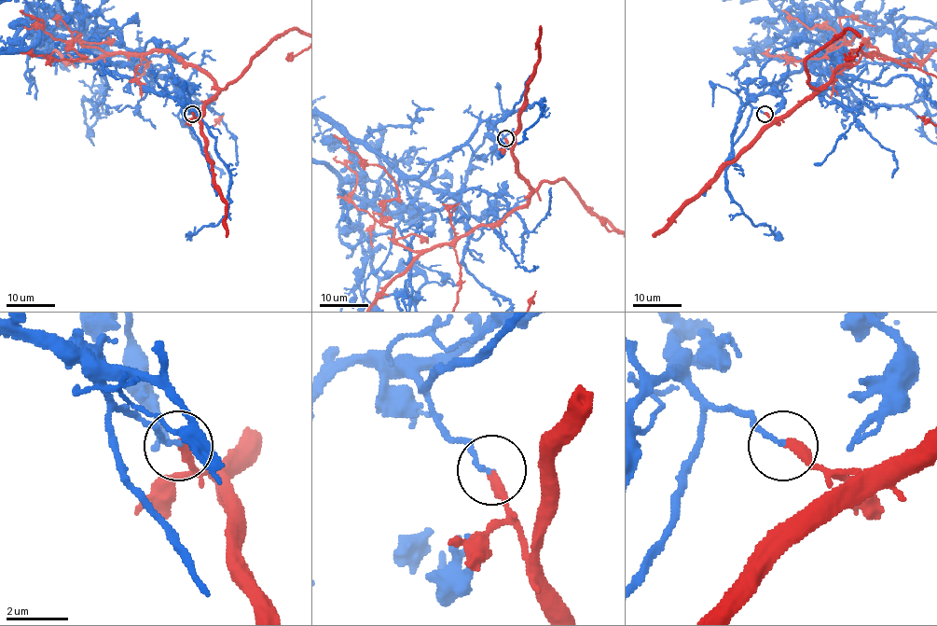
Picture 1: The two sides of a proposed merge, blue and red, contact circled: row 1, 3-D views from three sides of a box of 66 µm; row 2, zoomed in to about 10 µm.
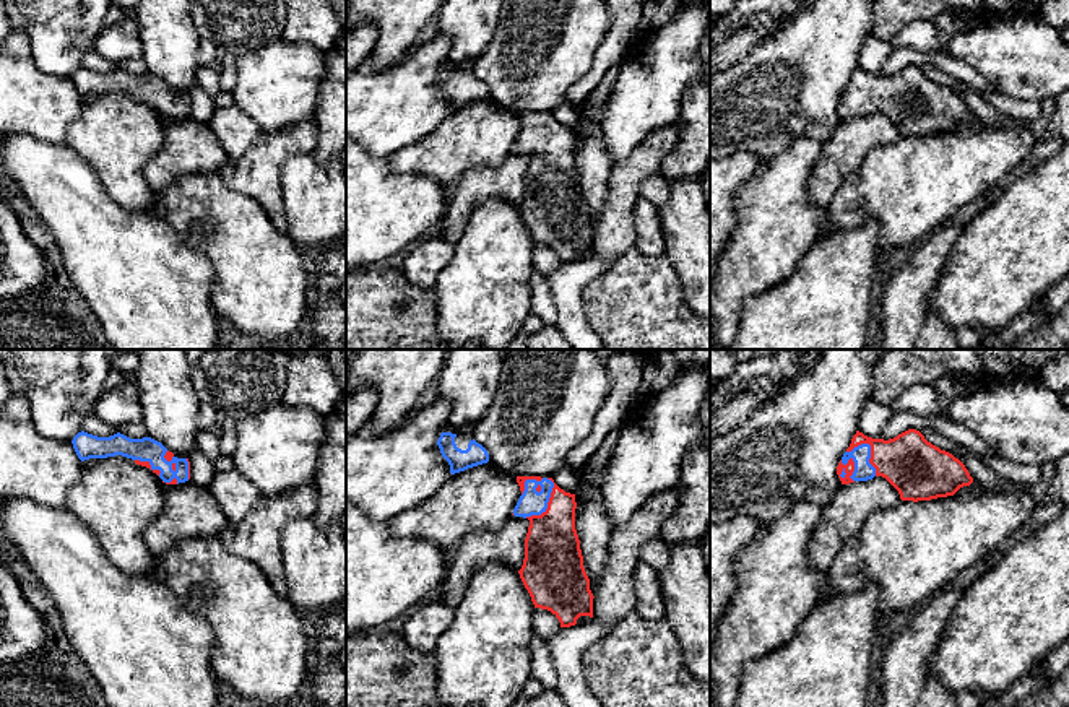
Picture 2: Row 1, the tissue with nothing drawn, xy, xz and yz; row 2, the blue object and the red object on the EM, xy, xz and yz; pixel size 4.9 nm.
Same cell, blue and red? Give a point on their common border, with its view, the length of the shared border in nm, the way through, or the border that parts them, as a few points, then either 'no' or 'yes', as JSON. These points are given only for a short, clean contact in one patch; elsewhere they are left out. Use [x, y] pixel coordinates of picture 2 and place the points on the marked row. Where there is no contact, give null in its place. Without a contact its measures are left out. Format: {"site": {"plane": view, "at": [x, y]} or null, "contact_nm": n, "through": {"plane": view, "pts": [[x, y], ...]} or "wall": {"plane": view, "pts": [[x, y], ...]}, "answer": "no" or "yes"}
{"site": {"plane": "yz", "at": [855, 465]}, "contact_nm": 130, "answer": "no"}

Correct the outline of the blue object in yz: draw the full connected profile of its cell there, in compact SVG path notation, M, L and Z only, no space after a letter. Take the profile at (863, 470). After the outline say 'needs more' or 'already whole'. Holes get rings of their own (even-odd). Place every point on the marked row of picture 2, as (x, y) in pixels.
M861 444L855 447L851 452L845 452L842 457L842 463L846 465L850 458L855 462L855 471L850 476L853 481L868 481L876 476L876 468L869 463L869 444Z | already whole

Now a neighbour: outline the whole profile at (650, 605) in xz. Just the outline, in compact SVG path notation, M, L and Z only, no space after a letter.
M640 561L634 572L634 587L635 611L643 619L661 619L664 616L664 598L658 570Z

